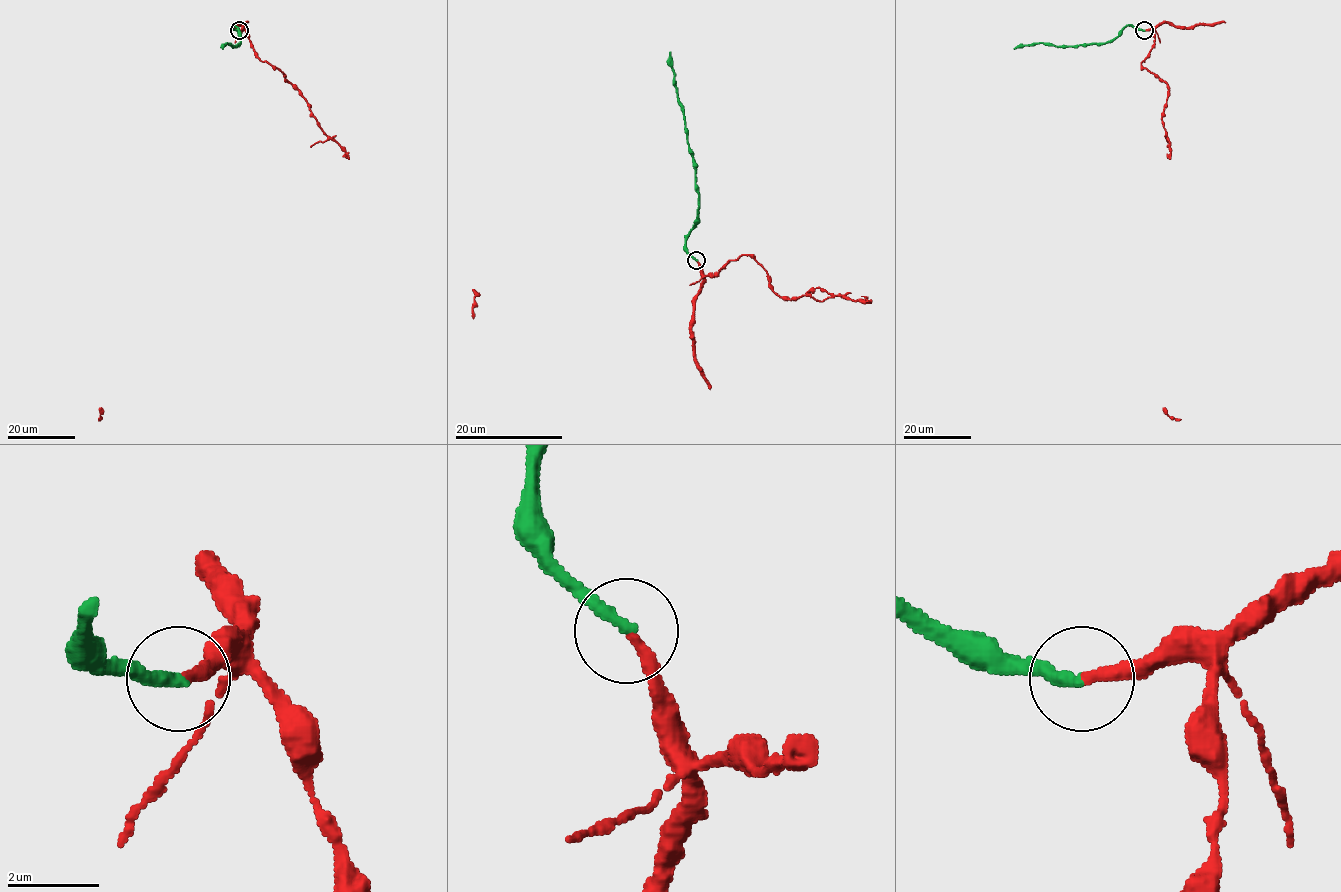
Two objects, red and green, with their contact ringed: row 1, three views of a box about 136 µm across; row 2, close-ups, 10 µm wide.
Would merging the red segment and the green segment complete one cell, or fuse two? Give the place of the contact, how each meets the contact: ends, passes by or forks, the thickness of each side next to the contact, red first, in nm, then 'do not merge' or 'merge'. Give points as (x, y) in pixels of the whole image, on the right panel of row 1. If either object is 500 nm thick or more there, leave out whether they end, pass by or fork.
(1144, 30) | red ends | green ends | 260/280 nm | merge

